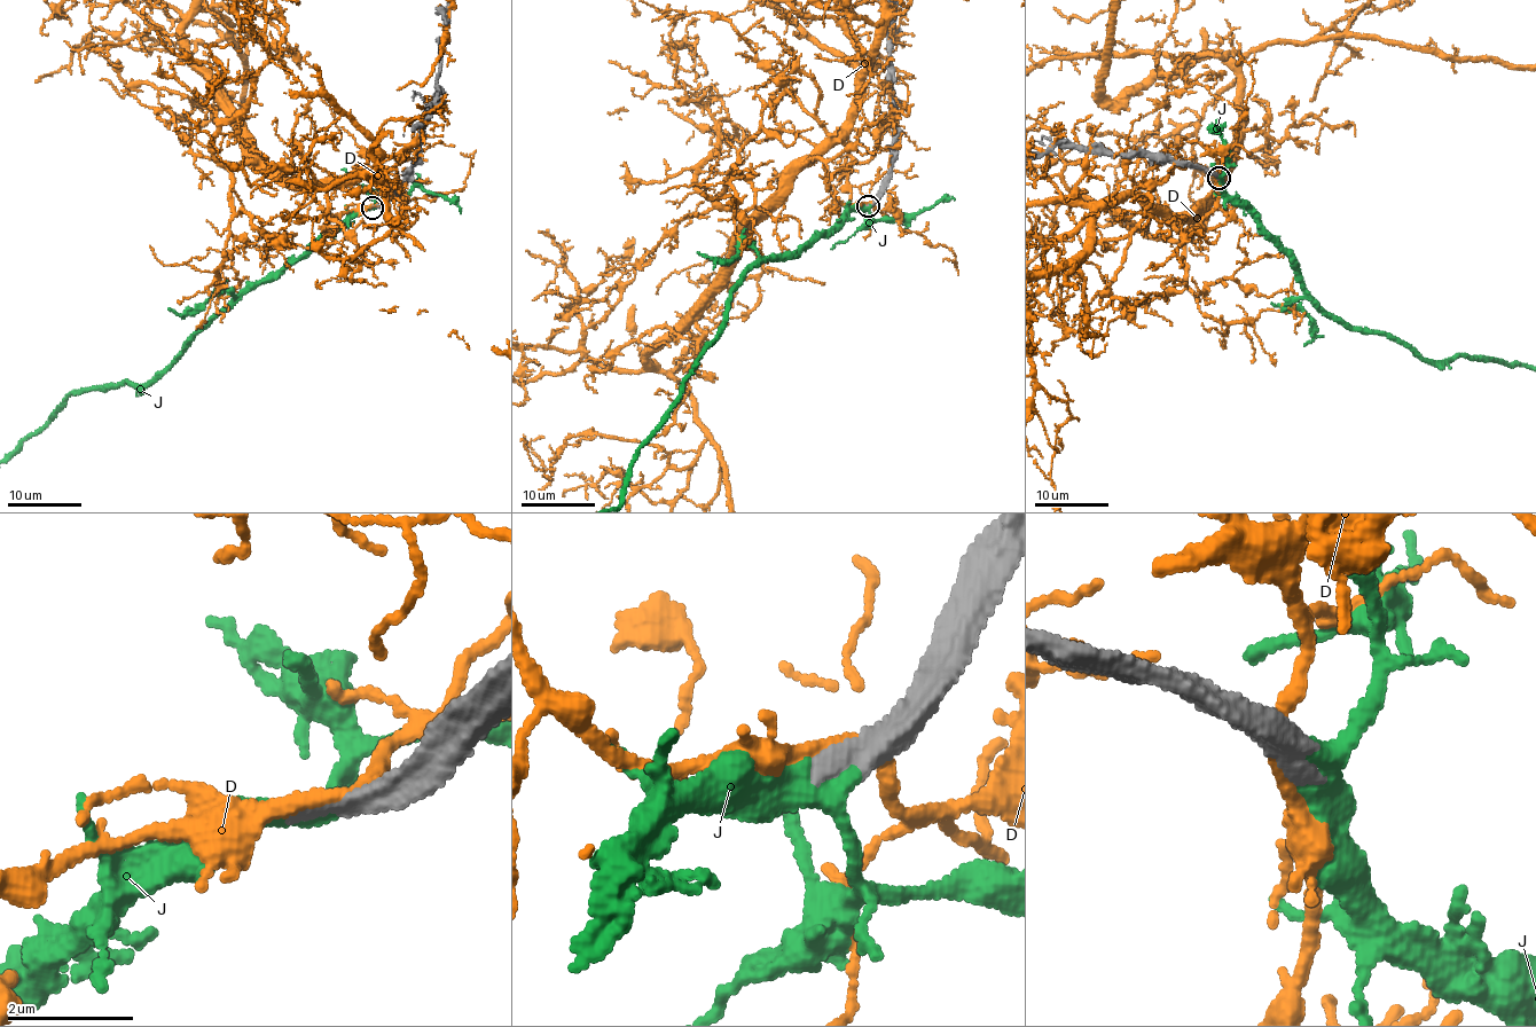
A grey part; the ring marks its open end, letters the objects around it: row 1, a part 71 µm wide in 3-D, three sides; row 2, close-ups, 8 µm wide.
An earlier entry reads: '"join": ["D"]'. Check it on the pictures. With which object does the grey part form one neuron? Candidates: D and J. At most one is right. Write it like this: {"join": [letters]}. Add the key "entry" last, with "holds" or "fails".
{"join": ["J"], "entry": "fails"}

